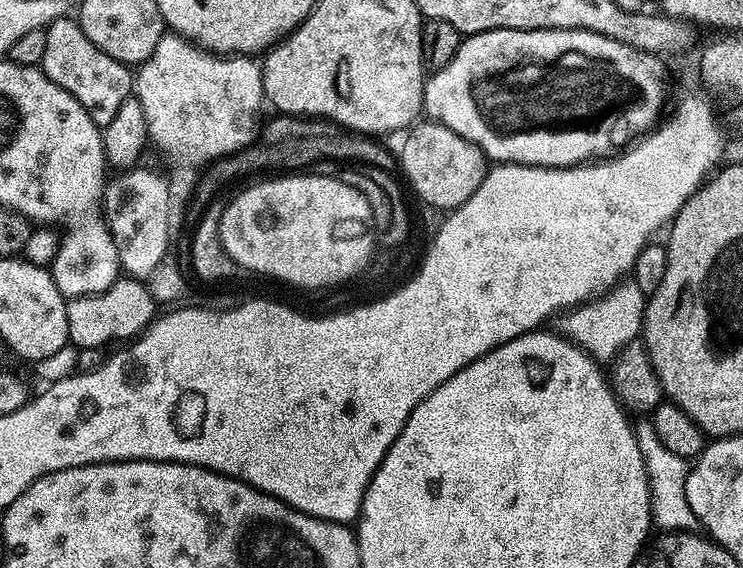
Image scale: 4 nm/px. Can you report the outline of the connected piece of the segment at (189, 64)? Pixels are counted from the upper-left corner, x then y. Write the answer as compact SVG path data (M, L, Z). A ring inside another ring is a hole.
M165 34L154 54L139 65L134 76L134 95L142 102L142 114L146 118L146 130L151 147L180 164L207 166L214 160L231 156L248 147L261 127L260 107L265 107L264 73L261 65L250 56L217 56L197 48L191 40L182 36Z

